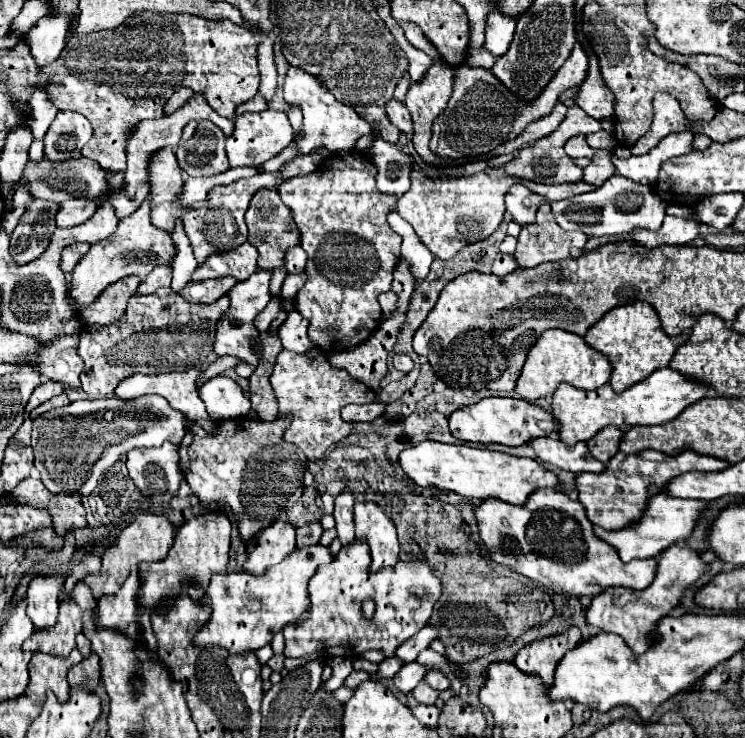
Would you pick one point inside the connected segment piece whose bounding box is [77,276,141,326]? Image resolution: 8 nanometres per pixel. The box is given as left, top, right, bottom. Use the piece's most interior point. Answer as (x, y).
(111, 303)

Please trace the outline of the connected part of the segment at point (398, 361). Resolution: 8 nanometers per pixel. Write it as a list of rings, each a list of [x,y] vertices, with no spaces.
[[[395,354],[391,362],[393,362],[393,366],[395,366],[399,372],[405,372],[405,374],[407,374],[407,372],[413,370],[413,360],[411,360],[407,354]]]

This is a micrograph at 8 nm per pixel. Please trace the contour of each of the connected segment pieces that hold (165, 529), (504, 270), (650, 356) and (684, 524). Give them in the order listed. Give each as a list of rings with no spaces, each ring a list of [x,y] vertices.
[[[137,510],[135,518],[129,526],[121,530],[121,534],[115,538],[113,544],[103,552],[103,566],[101,572],[95,576],[85,576],[85,584],[93,592],[117,592],[123,584],[123,580],[129,576],[129,570],[133,564],[141,562],[159,562],[165,558],[169,548],[173,546],[175,540],[175,528],[165,516],[157,516],[151,512]]]
[[[499,254],[495,260],[493,260],[493,266],[491,266],[491,272],[497,274],[497,276],[505,276],[509,272],[513,272],[517,268],[517,262],[513,256],[507,256],[507,254]]]
[[[635,302],[629,306],[613,308],[593,328],[589,328],[589,332],[585,336],[585,342],[589,346],[601,350],[609,358],[609,362],[613,366],[613,374],[611,374],[609,384],[613,386],[615,392],[623,392],[629,386],[645,380],[657,368],[669,366],[675,350],[681,344],[685,344],[687,340],[689,340],[687,334],[667,336],[661,330],[661,322],[659,322],[657,312],[647,302]]]
[[[659,494],[649,500],[649,506],[647,506],[641,522],[637,522],[629,528],[623,528],[619,532],[611,532],[601,526],[595,526],[595,534],[601,540],[605,540],[607,544],[611,544],[613,548],[617,548],[619,558],[623,562],[631,562],[635,558],[657,558],[657,554],[661,554],[661,550],[667,550],[669,546],[677,544],[679,540],[687,540],[693,534],[693,528],[697,526],[699,518],[703,516],[707,506],[709,506],[709,502],[703,502],[703,500],[683,500],[683,498]]]

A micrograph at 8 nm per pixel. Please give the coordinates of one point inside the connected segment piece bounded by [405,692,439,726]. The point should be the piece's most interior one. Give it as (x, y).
(428, 715)

